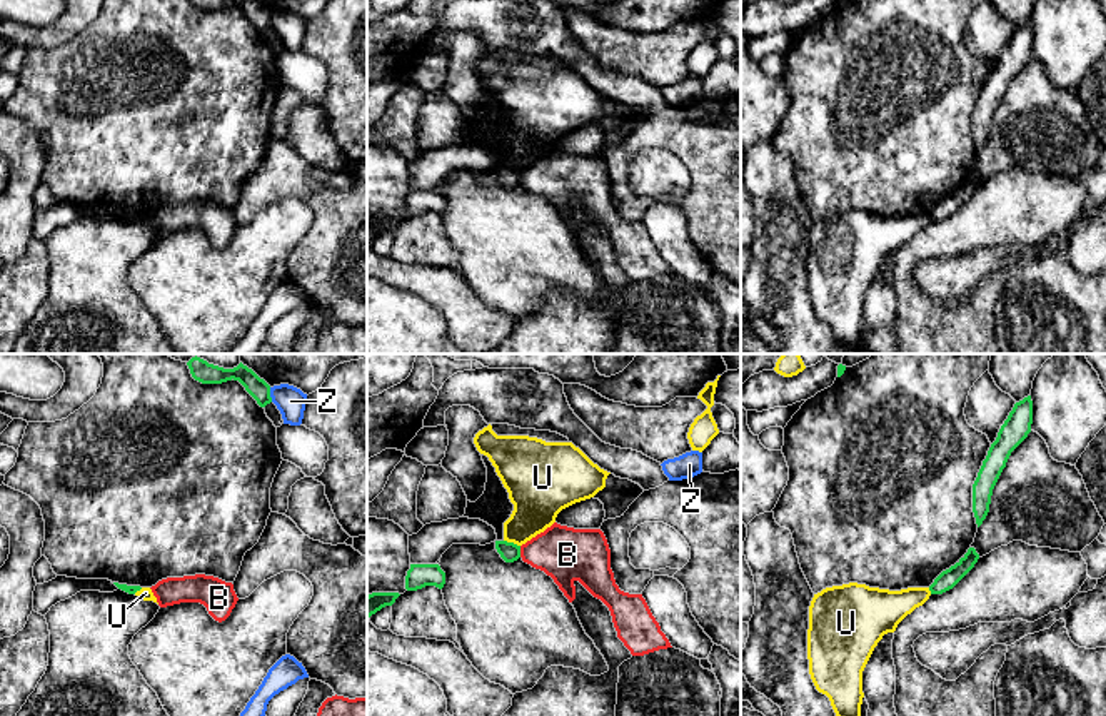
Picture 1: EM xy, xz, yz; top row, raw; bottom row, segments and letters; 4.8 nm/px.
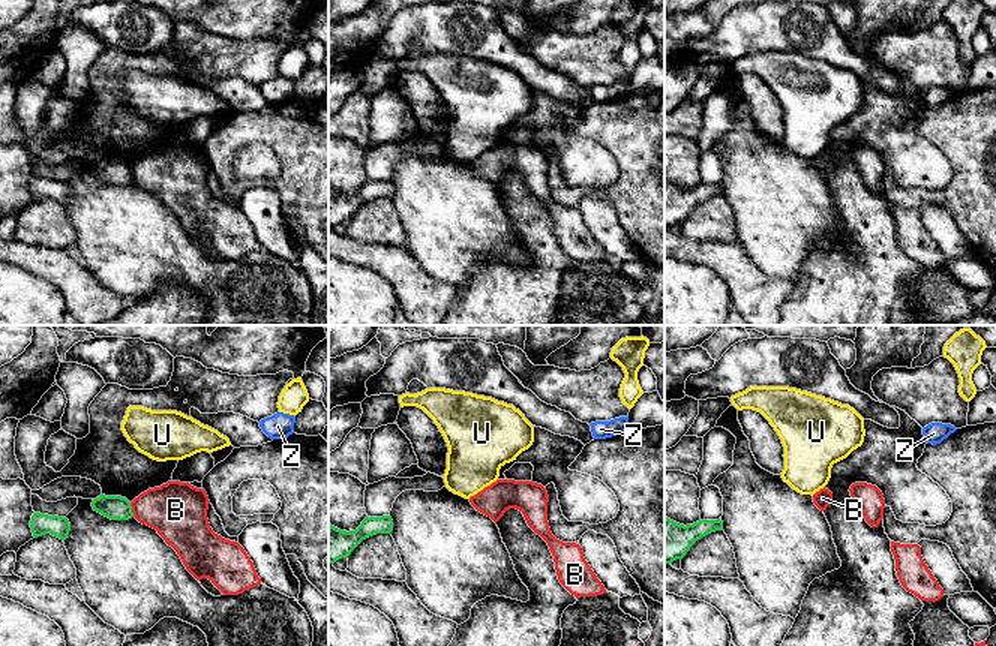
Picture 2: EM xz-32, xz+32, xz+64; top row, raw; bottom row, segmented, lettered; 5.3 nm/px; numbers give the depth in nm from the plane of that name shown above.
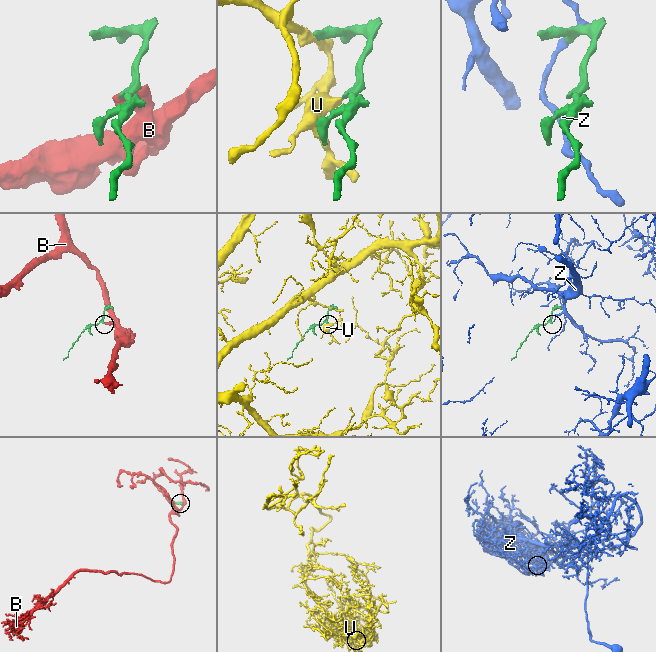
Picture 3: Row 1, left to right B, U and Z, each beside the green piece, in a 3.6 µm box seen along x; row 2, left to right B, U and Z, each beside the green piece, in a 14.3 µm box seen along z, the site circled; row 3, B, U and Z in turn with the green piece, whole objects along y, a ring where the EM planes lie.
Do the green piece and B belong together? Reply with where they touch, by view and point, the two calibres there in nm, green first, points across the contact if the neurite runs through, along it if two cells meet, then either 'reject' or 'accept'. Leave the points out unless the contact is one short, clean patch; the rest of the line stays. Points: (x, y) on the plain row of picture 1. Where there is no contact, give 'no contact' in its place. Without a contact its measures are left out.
contact xz (519, 177); calibres 90 and 260 nm; border xz (519, 172), (521, 182); reject

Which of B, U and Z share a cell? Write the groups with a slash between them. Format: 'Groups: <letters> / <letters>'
Groups: B / U / Z

